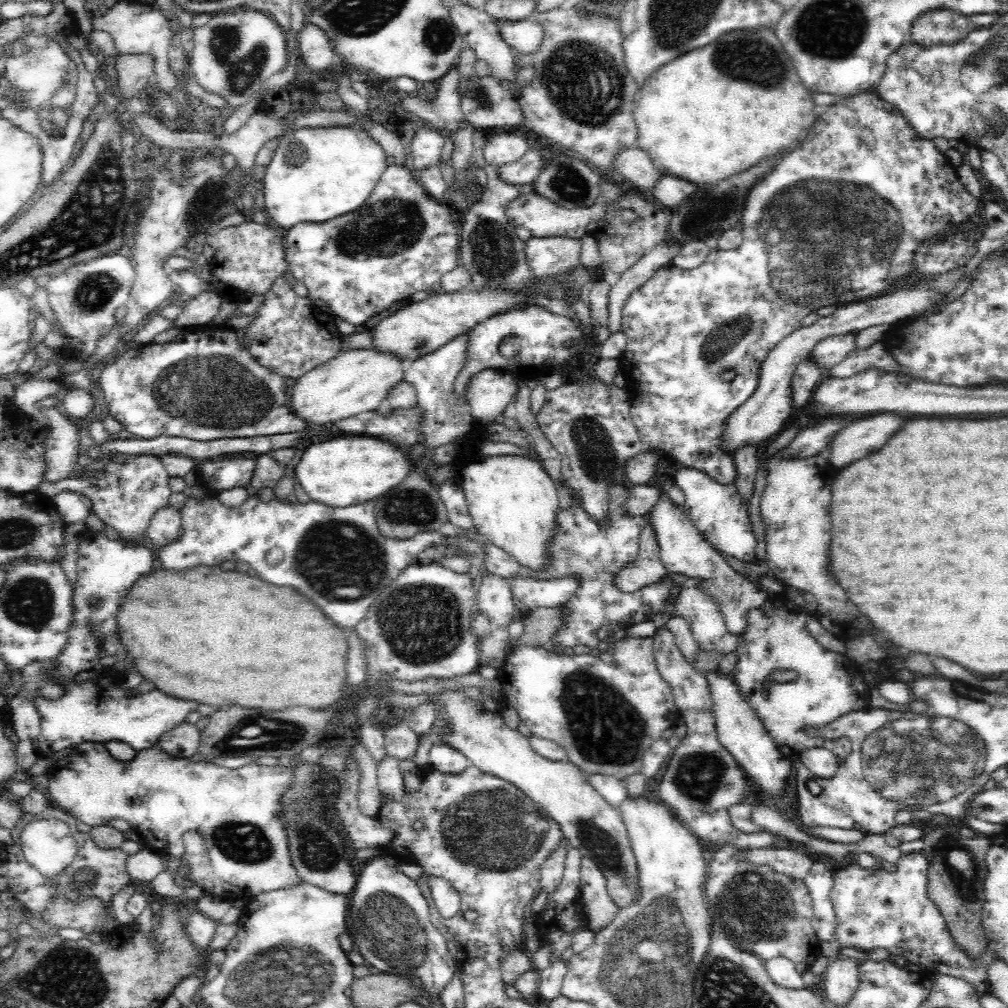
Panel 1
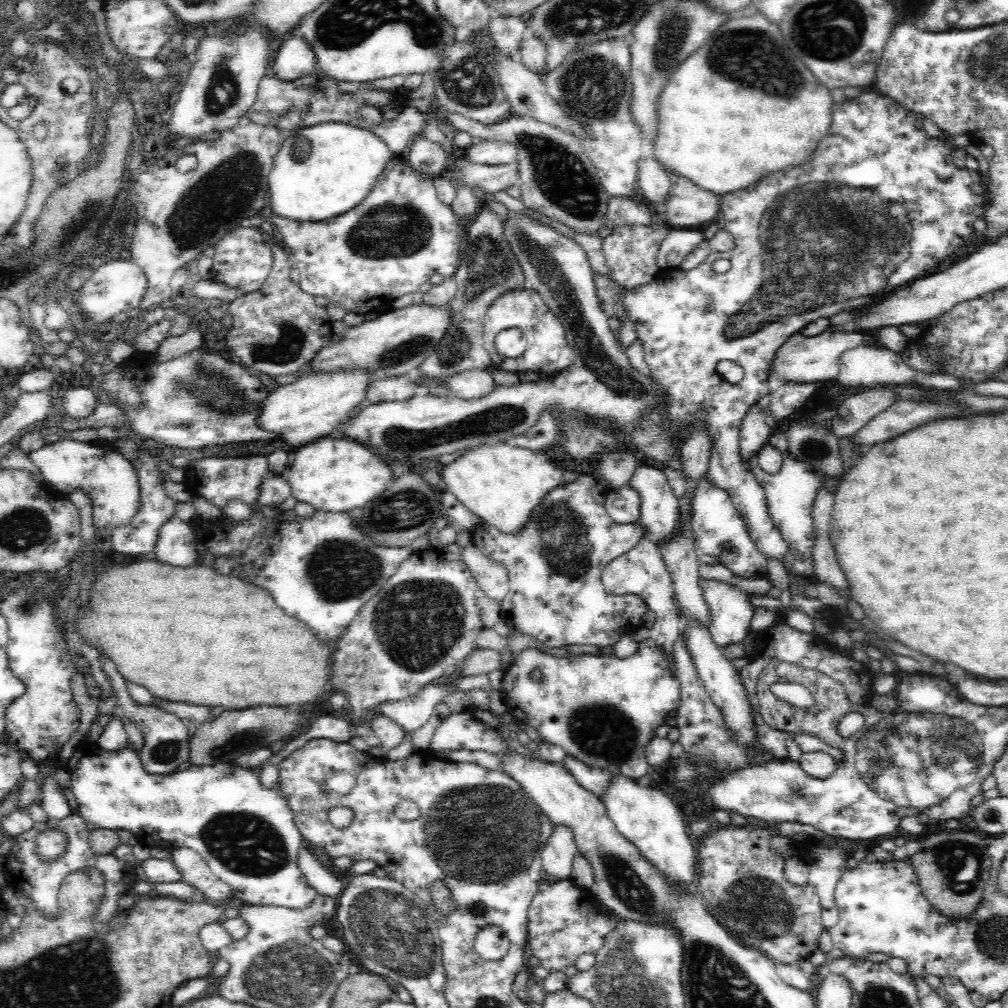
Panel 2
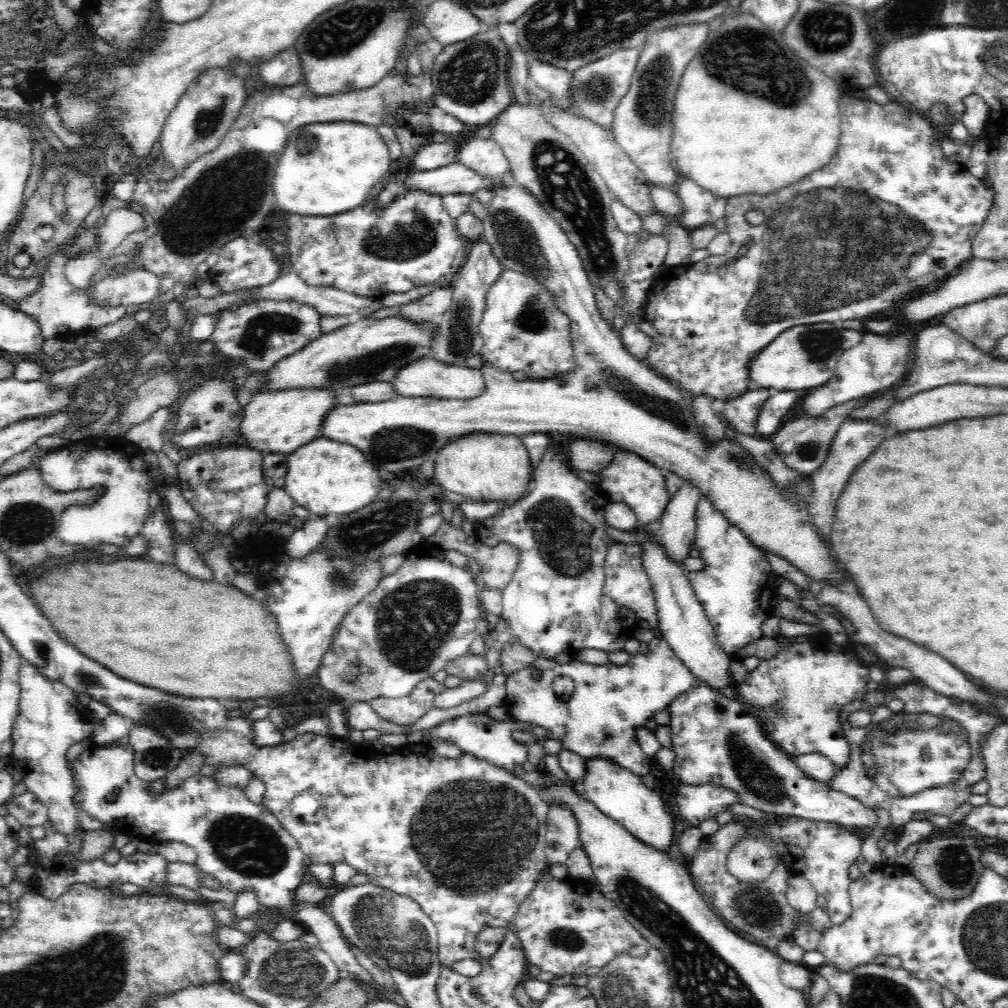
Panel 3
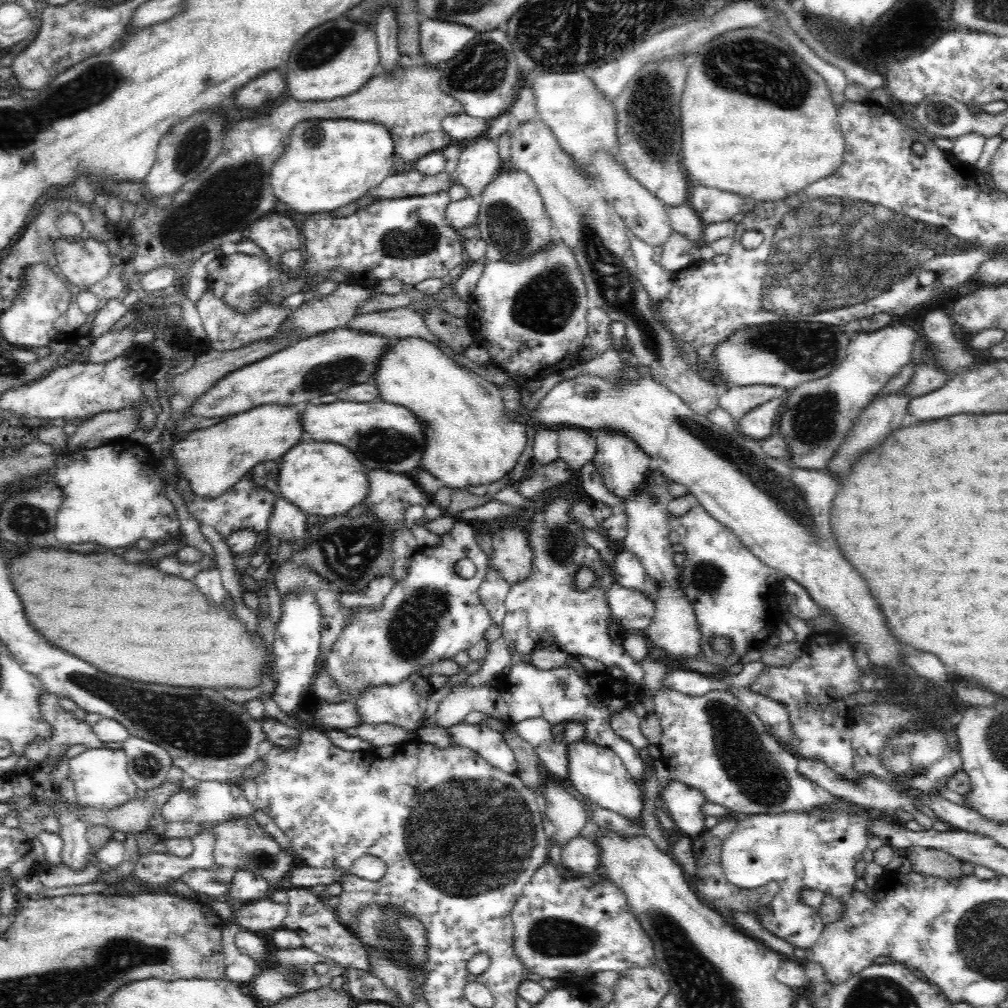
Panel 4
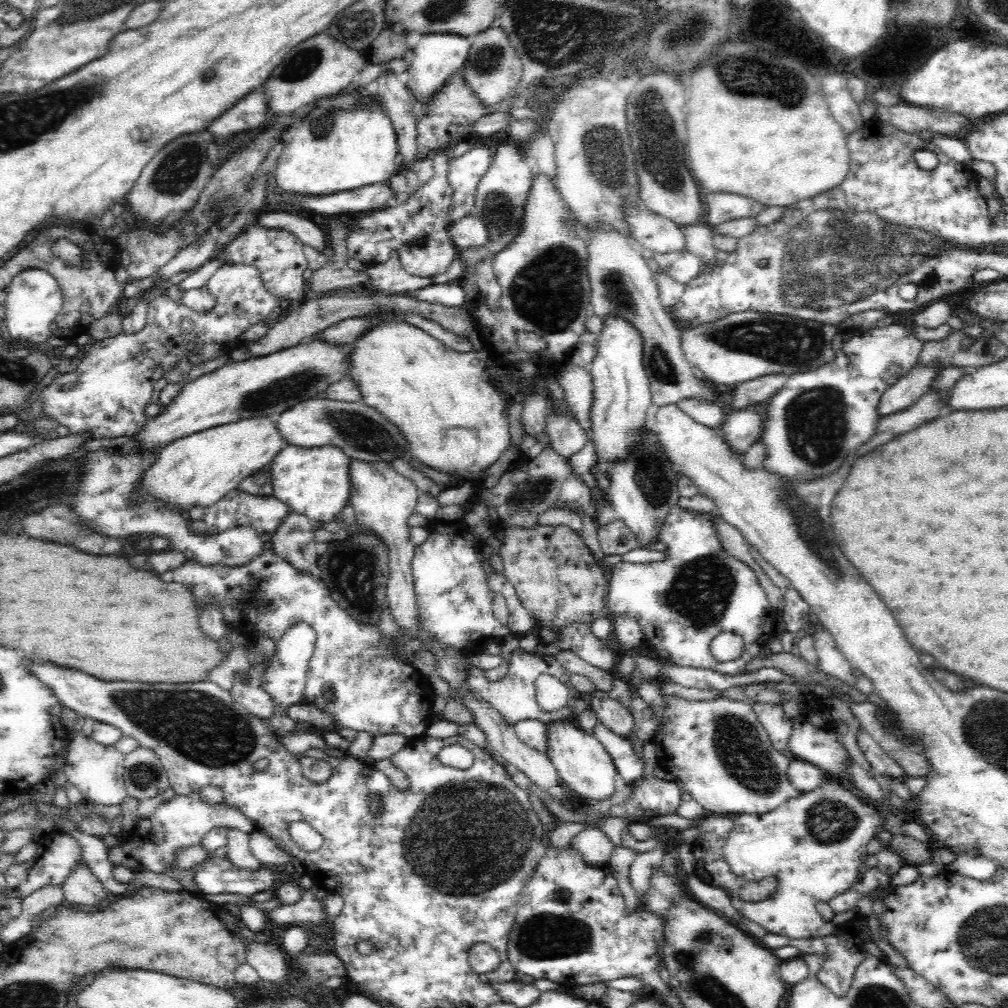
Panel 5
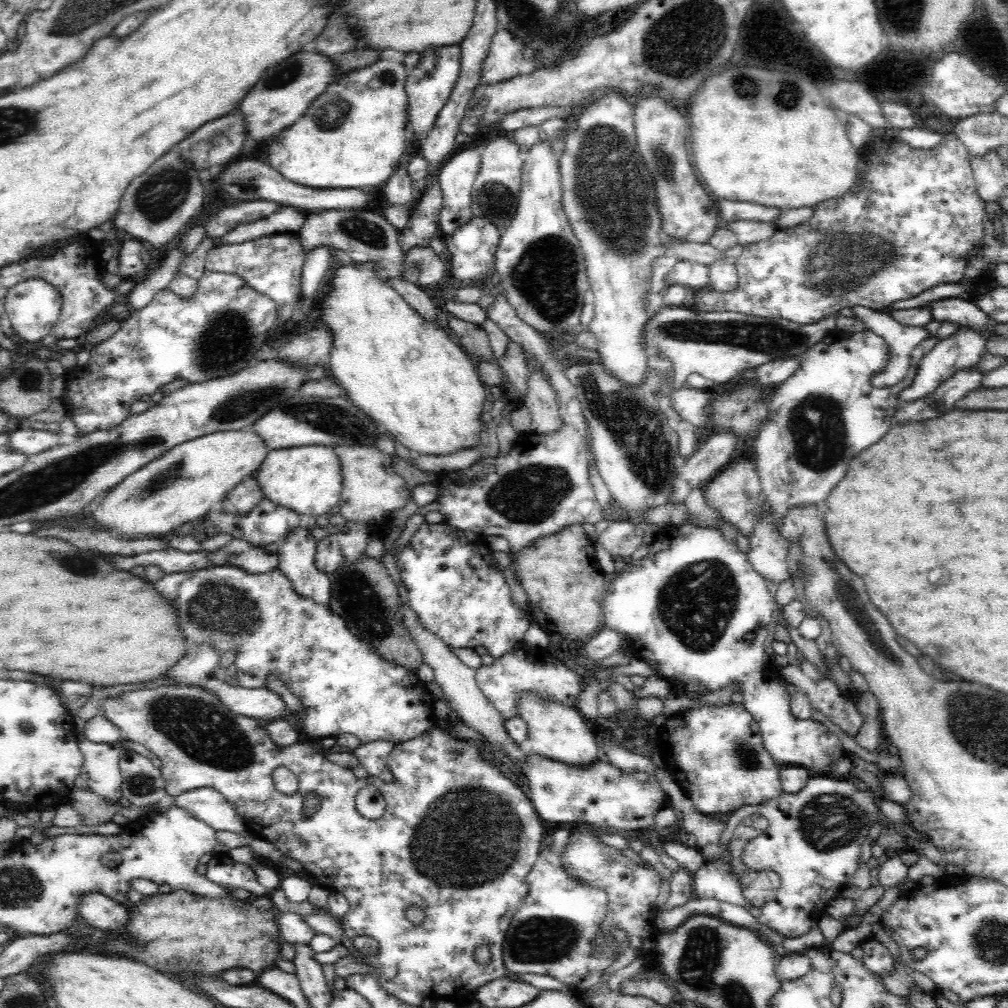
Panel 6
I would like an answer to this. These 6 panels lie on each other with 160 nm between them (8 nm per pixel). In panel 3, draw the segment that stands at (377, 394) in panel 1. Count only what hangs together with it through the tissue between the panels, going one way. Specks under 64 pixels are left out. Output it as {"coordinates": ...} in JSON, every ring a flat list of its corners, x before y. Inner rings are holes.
{"coordinates":[[292,389,254,393,252,400,243,408,239,427,246,448,261,454,290,455,321,436,321,423,327,412,335,408,334,394,328,390]]}

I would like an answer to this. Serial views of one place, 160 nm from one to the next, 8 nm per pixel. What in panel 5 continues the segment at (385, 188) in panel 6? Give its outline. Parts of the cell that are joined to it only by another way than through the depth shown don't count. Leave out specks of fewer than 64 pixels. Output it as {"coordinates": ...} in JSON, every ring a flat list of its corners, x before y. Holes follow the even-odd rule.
{"coordinates":[[386,72,376,78,375,82,365,87,371,94,379,96,387,110,397,134,398,143,398,172,412,170,418,162,417,147,417,119,413,114,414,98,406,86,400,83,395,74]]}

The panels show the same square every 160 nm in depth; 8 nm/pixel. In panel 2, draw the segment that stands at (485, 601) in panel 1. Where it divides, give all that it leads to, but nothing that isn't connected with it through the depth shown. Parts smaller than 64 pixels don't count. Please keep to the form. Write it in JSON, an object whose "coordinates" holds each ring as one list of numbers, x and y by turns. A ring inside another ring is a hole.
{"coordinates":[[472,542,460,548,461,561,477,581,478,588,484,592,486,598,500,603,510,586,506,567,498,561,490,561]]}

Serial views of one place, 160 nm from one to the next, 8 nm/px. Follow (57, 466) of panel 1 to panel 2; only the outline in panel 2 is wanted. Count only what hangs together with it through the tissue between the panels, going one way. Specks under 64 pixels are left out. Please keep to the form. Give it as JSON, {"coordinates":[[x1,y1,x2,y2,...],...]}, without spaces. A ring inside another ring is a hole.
{"coordinates":[[66,440,47,444,27,455,42,479,51,489,69,496,77,489,91,499,92,525,95,531,125,527,139,509,140,481,132,462,126,460,113,446,104,443,84,443]]}

